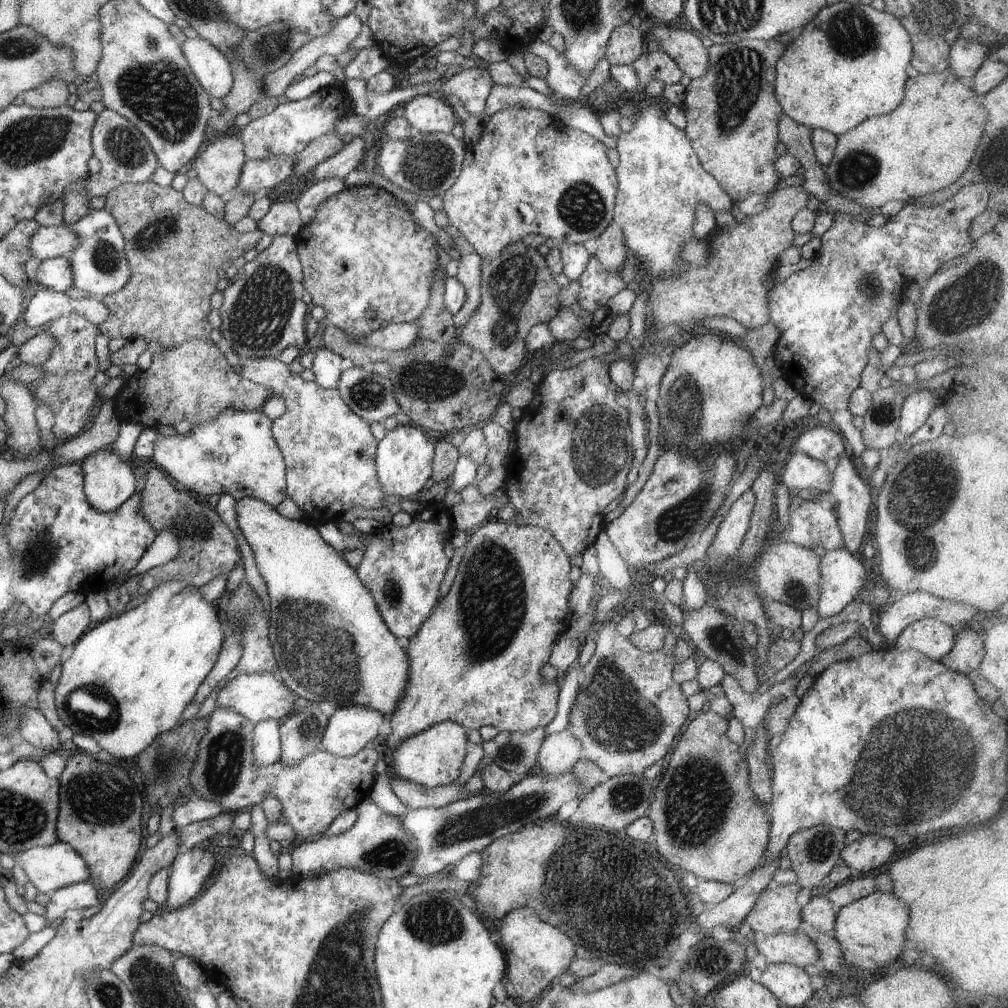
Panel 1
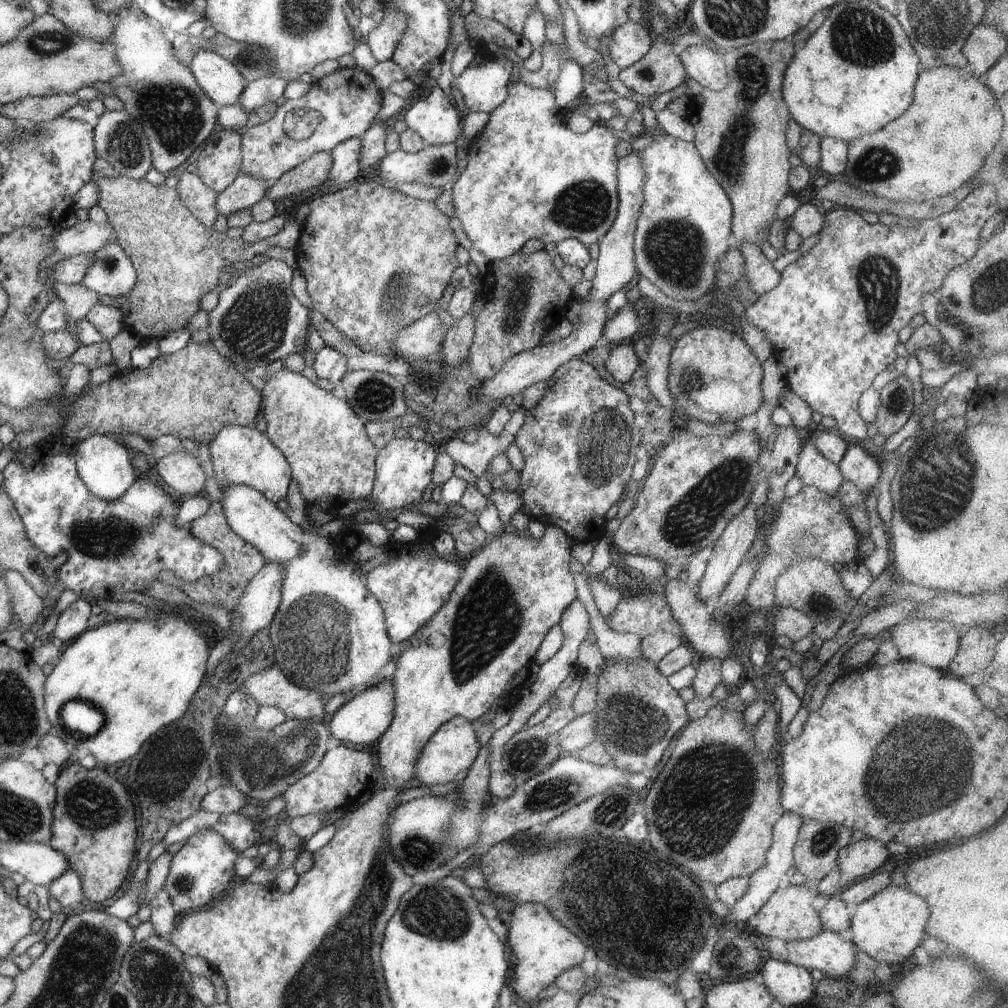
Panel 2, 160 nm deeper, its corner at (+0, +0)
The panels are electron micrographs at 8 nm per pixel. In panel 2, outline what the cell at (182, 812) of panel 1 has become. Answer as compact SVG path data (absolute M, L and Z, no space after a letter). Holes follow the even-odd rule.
M221 785L208 793L200 803L201 810L209 813L240 813L249 798L234 785Z

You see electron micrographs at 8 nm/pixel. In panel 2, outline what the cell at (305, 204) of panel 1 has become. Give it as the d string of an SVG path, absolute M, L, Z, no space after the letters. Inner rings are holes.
M352 137L342 141L331 150L332 164L329 174L330 184L346 184L350 180L360 178L362 174L361 157L361 138Z

